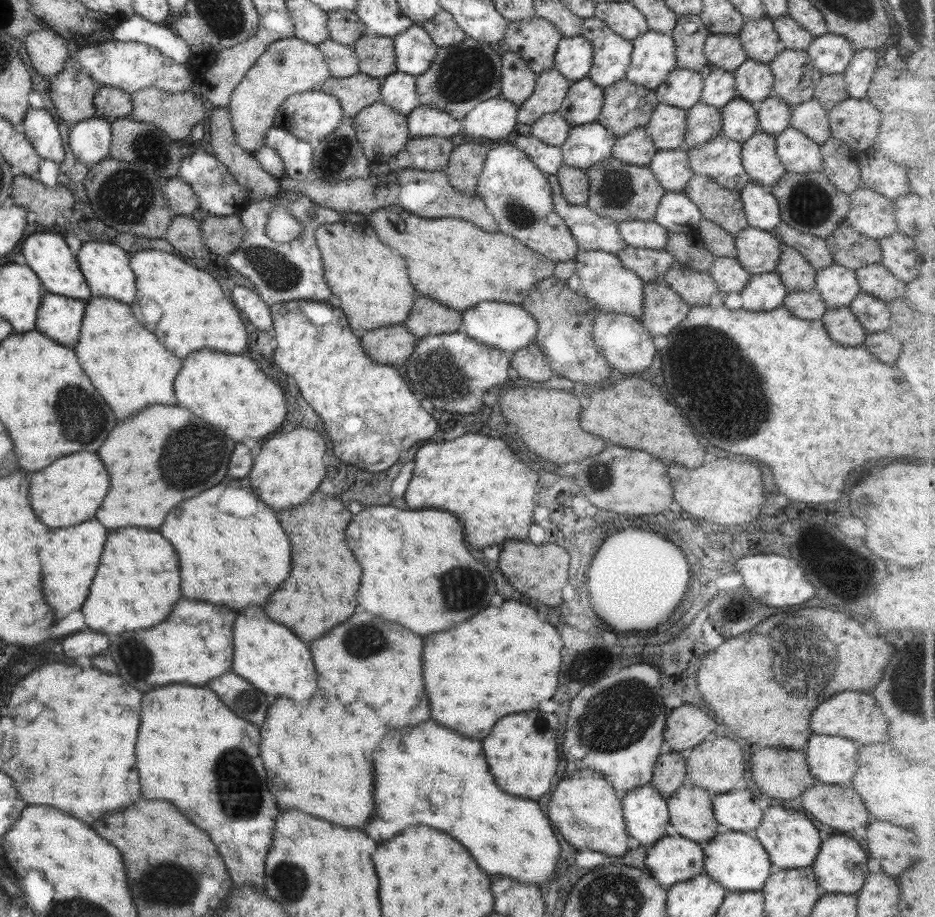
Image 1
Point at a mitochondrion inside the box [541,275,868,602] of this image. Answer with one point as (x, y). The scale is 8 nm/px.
(751, 408)

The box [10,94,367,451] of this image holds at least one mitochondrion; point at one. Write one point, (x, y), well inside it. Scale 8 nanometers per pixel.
(129, 194)

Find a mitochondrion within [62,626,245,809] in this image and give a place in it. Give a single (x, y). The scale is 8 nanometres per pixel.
(130, 653)

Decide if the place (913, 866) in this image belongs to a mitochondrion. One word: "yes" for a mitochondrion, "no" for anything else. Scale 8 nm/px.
no

